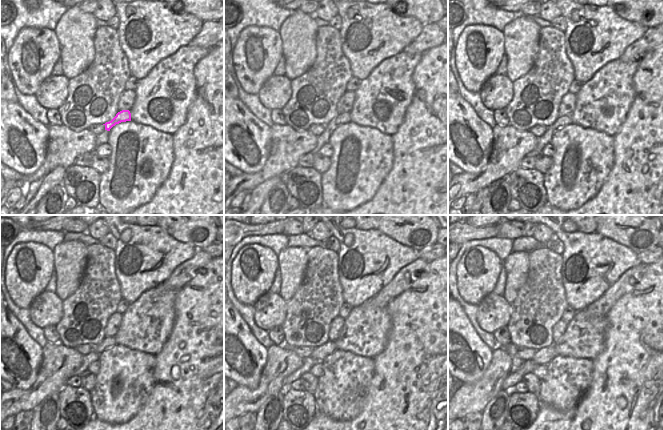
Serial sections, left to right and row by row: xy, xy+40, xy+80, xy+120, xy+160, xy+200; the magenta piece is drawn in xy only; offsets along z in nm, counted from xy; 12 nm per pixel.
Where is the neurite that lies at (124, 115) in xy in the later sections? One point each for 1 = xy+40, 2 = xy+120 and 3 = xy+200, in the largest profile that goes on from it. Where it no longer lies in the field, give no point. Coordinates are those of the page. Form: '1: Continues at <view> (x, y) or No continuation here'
1: Continues at xy+40 (343, 118)
2: Continues at xy+120 (108, 342)
3: Continues at xy+200 (543, 356)

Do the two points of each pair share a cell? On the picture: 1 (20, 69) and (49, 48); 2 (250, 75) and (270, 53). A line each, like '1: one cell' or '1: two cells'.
1: one cell
2: one cell

